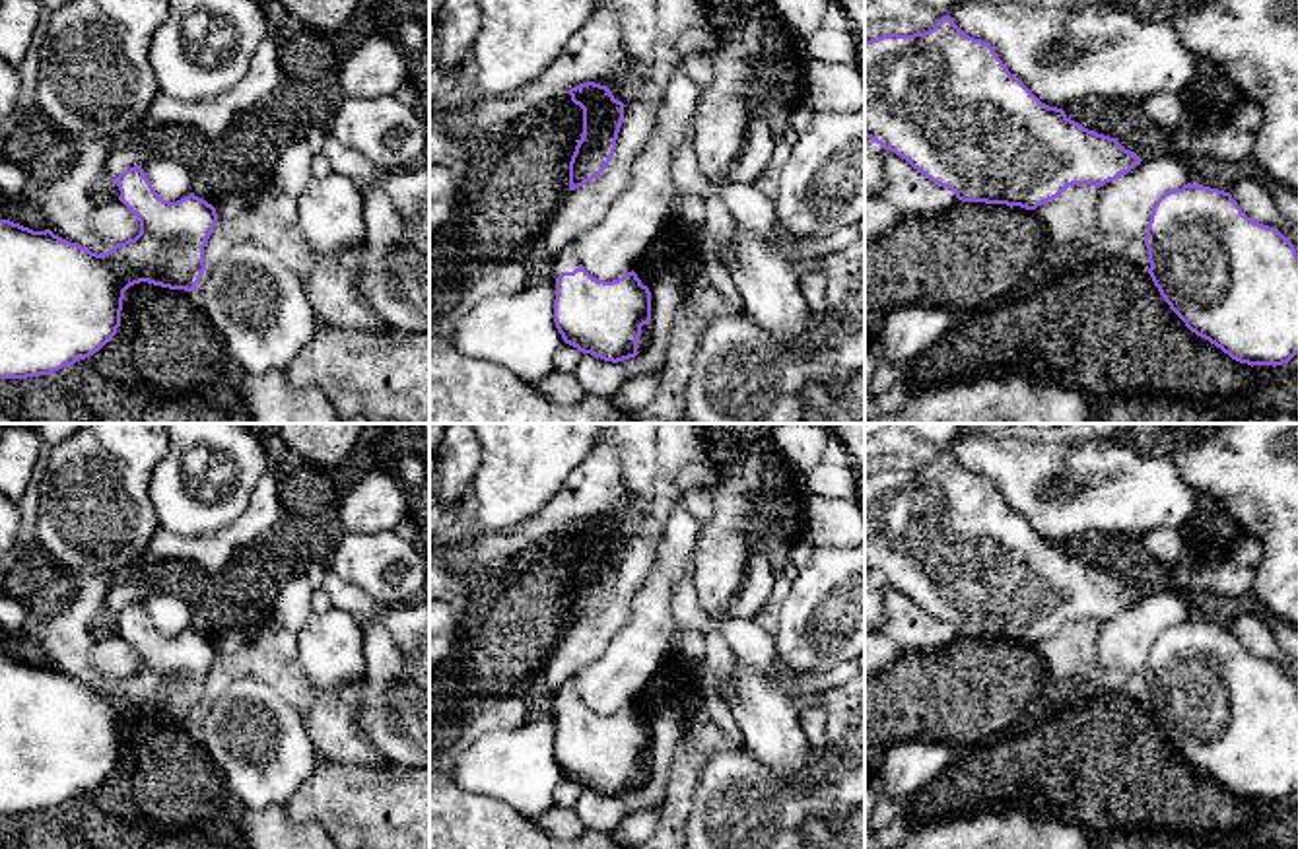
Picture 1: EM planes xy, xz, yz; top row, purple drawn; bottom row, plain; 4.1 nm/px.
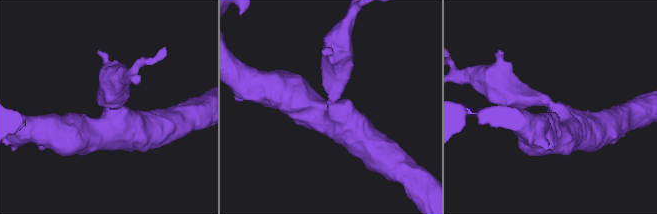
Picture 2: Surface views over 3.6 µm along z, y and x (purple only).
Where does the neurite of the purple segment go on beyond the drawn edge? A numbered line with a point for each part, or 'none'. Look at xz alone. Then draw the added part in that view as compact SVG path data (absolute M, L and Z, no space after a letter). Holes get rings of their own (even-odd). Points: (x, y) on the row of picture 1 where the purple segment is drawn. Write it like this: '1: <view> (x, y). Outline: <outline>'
1: xz (566, 261). Outline: M571 241L556 258L554 262L548 266L554 276L558 278L562 272L573 272L575 268L579 268L579 258L575 253L575 241Z

